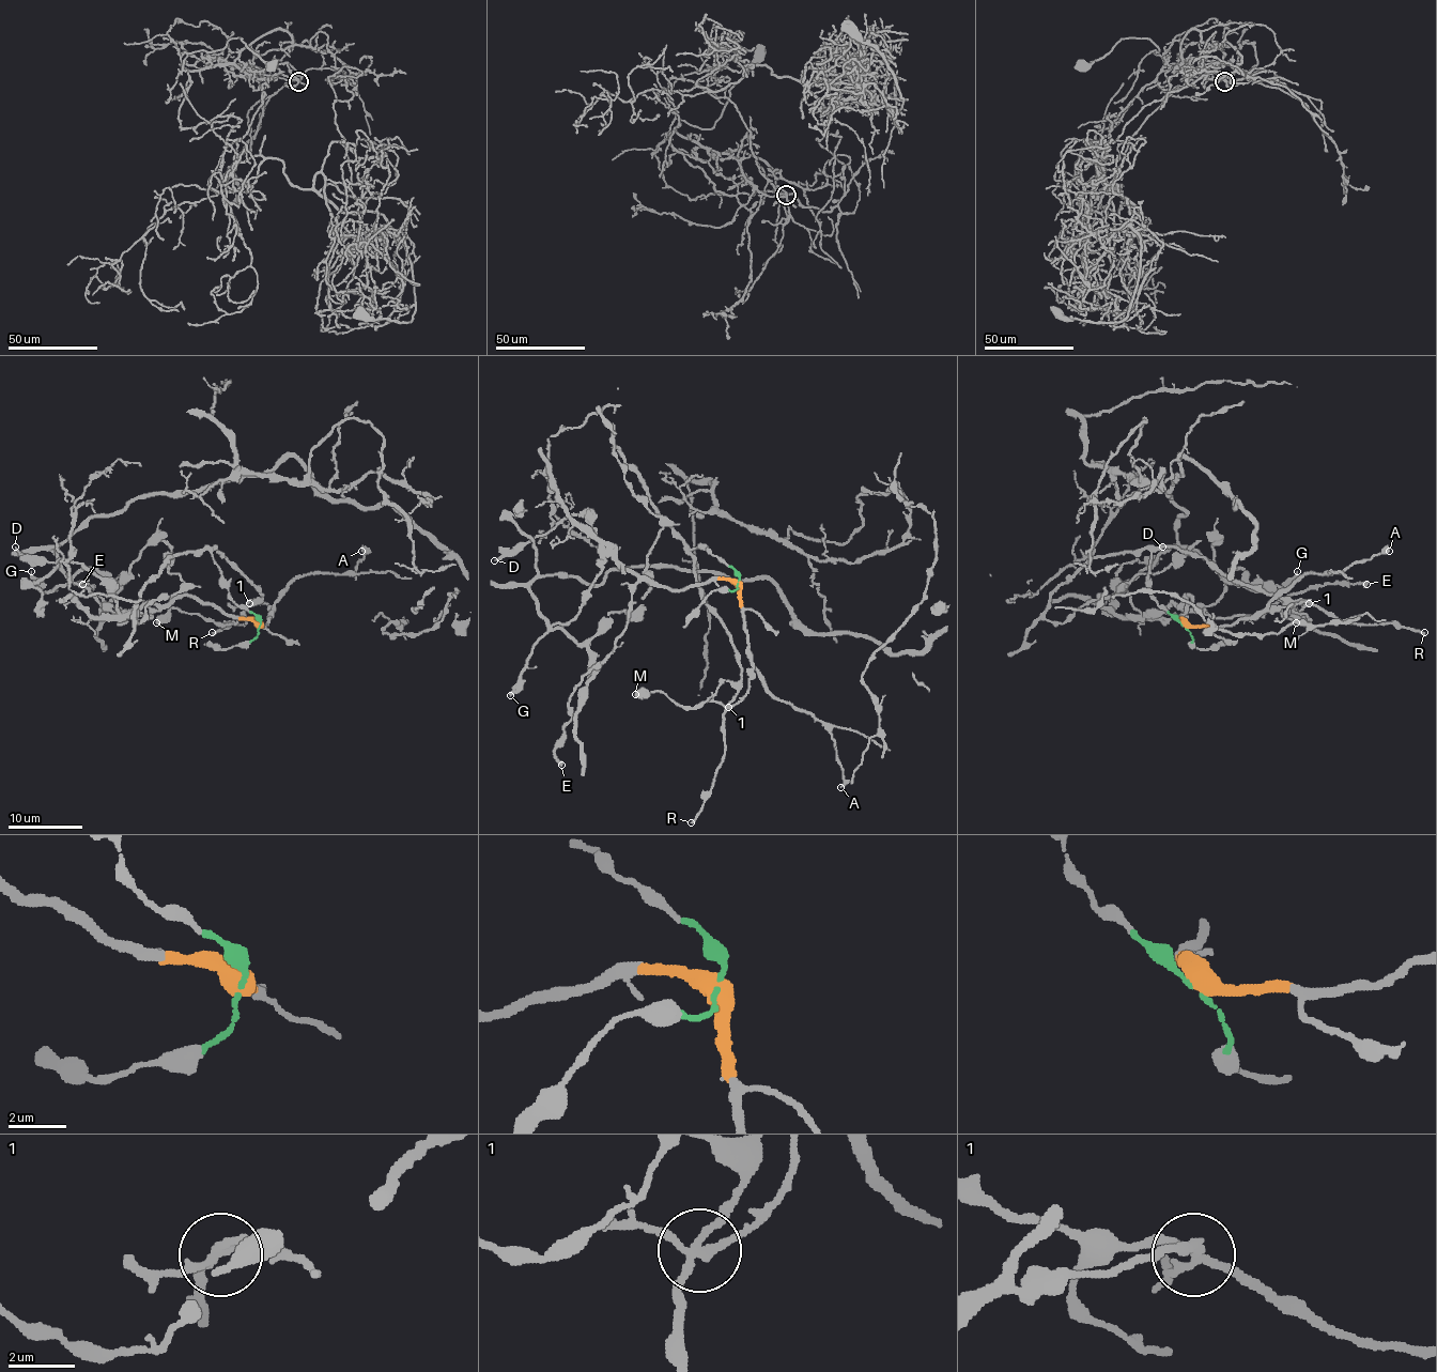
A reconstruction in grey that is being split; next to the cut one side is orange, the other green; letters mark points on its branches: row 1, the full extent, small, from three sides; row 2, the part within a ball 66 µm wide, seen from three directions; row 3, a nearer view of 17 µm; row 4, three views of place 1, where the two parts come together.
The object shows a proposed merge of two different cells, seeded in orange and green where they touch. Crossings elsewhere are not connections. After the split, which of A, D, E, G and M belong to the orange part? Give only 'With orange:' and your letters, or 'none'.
With orange: A, D, E, G

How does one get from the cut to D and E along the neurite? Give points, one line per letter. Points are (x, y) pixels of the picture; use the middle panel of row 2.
D: (739, 583), (717, 579), (679, 590), (654, 586), (627, 571), (581, 513), (571, 513), (543, 535), (495, 560)
E: (739, 583), (717, 579), (679, 590), (636, 585), (627, 628), (571, 696), (571, 721), (554, 751), (561, 765)

